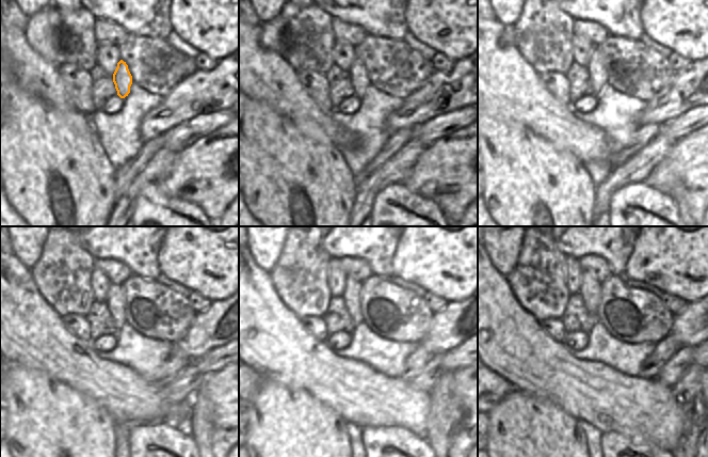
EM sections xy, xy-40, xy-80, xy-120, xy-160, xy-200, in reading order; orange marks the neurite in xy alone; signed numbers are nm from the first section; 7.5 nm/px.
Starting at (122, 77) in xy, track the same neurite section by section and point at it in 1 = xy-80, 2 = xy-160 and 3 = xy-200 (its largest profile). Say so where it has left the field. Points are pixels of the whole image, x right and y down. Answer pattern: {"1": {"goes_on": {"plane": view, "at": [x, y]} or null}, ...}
{"1": {"goes_on": {"plane": "xy-80", "at": [596, 69]}}, "2": {"goes_on": {"plane": "xy-160", "at": [352, 293]}}, "3": {"goes_on": {"plane": "xy-200", "at": [590, 289]}}}

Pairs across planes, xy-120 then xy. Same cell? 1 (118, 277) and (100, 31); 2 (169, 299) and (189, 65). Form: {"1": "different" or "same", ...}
{"1": "same", "2": "different"}

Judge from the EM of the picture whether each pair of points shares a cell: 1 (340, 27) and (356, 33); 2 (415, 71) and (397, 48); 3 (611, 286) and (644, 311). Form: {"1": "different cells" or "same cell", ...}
{"1": "same cell", "2": "same cell", "3": "same cell"}

